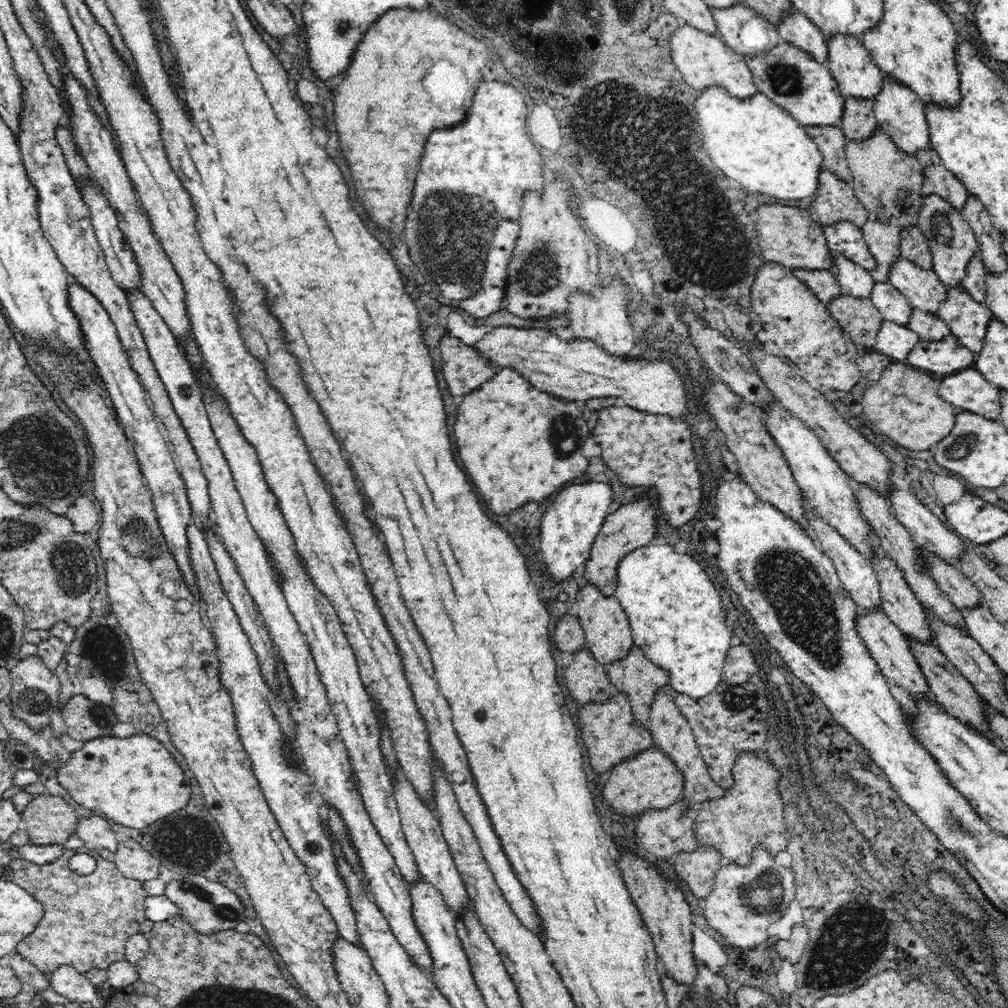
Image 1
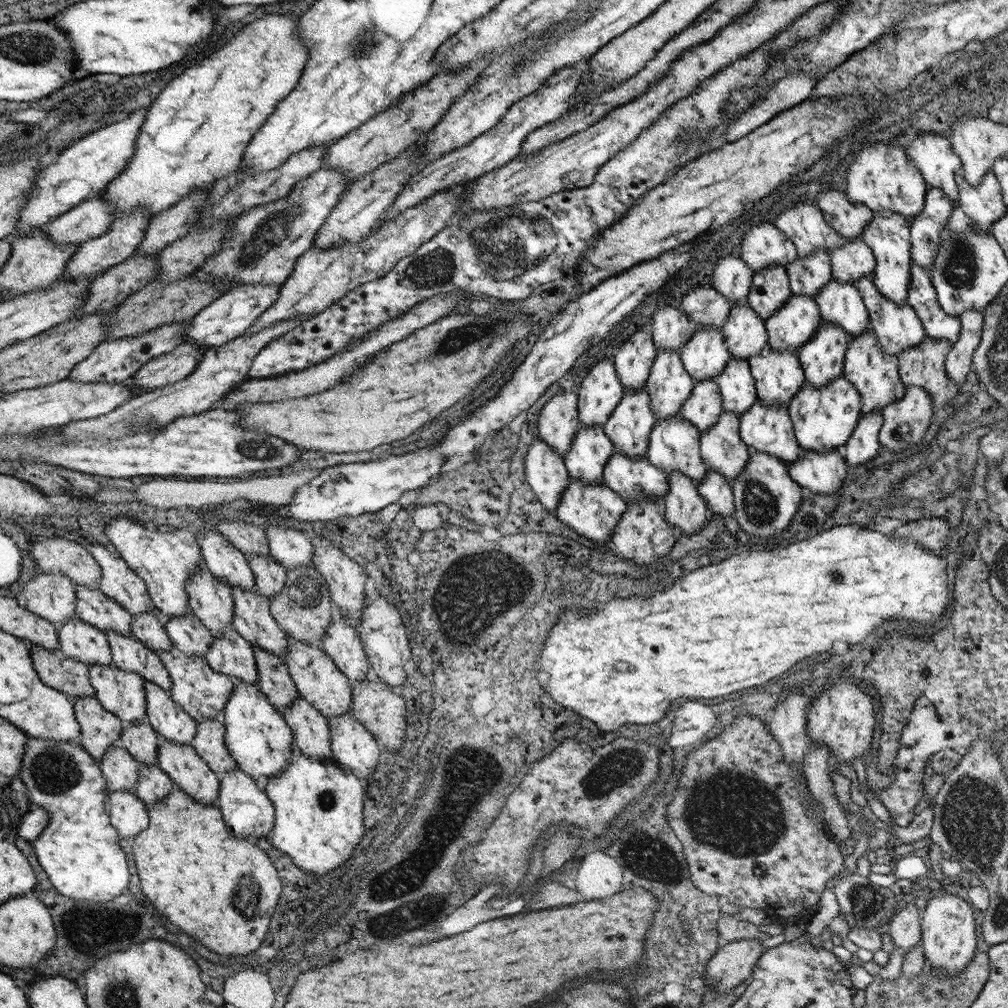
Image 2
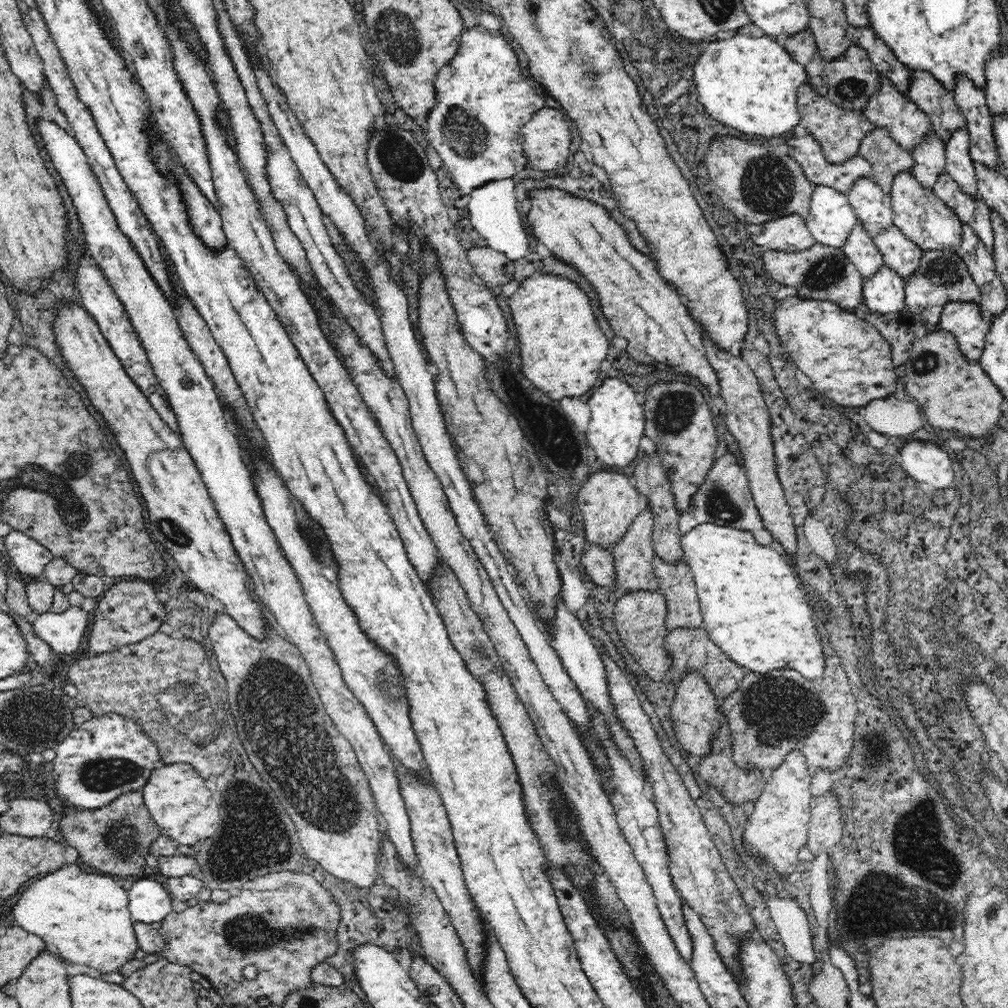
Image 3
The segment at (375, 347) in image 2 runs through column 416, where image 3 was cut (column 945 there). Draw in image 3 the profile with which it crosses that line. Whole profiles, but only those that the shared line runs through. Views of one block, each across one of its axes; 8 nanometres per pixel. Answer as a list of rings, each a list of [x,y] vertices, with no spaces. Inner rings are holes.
[[[948,302],[938,324],[938,330],[956,338],[960,352],[972,364],[982,358],[986,336],[990,332],[980,310],[982,308],[974,302]]]

